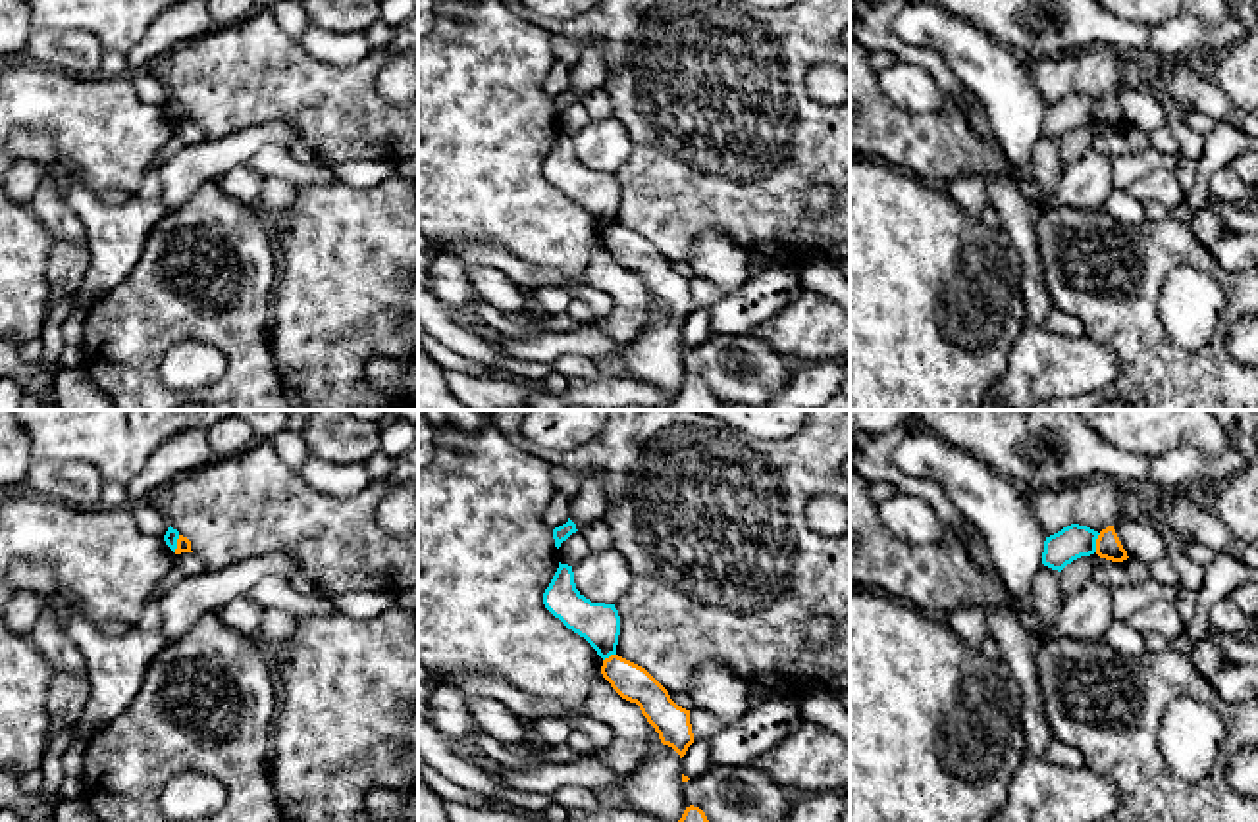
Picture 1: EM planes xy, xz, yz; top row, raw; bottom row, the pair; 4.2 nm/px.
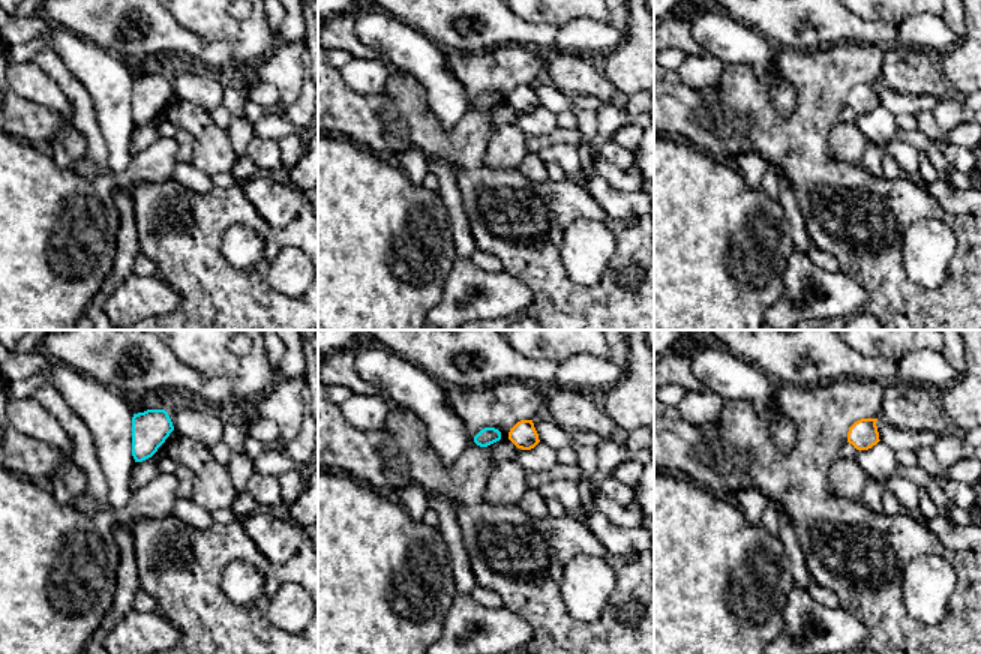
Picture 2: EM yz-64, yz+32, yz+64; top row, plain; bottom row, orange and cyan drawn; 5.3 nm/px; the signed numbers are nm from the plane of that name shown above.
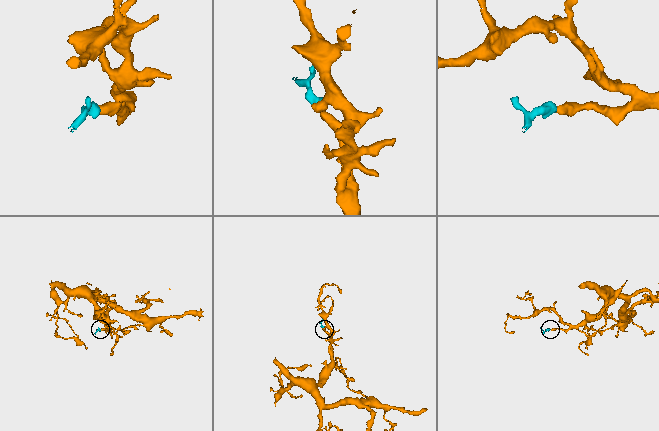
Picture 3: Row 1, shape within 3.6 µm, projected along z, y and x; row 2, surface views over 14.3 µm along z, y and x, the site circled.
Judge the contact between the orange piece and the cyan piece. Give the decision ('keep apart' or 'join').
keep apart

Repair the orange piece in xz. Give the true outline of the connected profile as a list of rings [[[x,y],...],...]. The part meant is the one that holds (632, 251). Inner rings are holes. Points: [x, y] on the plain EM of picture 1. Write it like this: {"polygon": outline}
{"polygon": [[[618,223],[603,229],[601,243],[622,268],[640,275],[661,312],[672,316],[682,327],[694,312],[690,279],[678,275],[645,237]]]}

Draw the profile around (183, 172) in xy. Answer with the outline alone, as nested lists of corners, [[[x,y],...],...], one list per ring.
[[[281,121],[245,127],[229,137],[183,144],[160,166],[162,194],[168,210],[183,206],[204,183],[220,181],[237,166],[247,164],[266,144],[287,146],[295,133]]]

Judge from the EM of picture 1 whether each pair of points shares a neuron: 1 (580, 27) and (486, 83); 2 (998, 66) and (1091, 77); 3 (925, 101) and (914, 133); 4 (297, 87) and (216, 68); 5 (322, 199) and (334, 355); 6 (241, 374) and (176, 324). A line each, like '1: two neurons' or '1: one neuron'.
1: two neurons
2: two neurons
3: two neurons
4: one neuron
5: one neuron
6: one neuron

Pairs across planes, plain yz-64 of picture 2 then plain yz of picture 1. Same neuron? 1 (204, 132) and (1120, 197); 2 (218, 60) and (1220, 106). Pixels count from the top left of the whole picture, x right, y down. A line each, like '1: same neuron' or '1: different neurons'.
1: different neurons
2: different neurons

